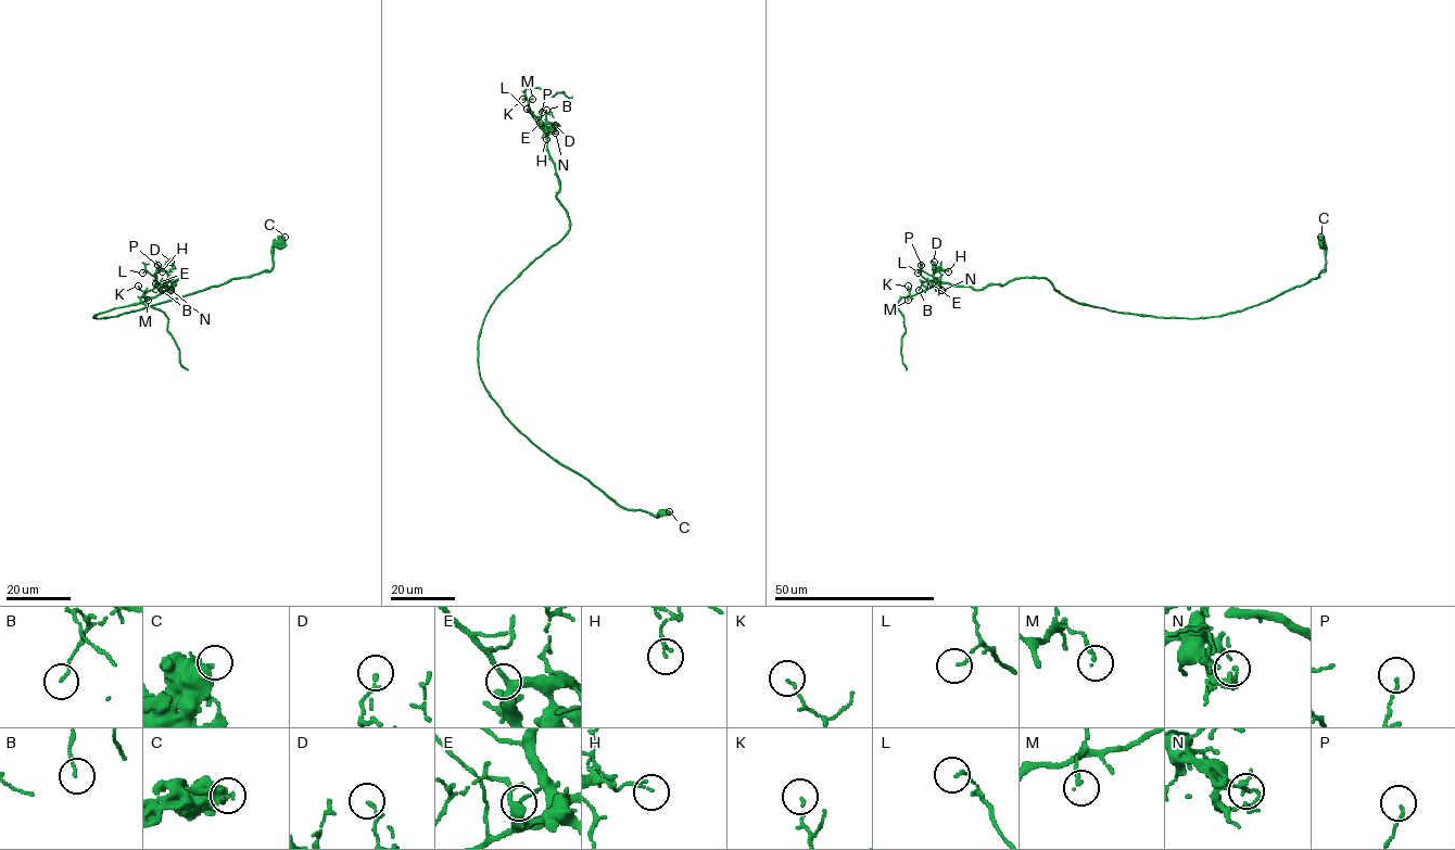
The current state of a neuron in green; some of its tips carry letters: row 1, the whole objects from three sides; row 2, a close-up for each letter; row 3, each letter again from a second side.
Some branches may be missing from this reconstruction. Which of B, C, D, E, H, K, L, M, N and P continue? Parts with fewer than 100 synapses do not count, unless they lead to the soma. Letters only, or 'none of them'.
none of them

